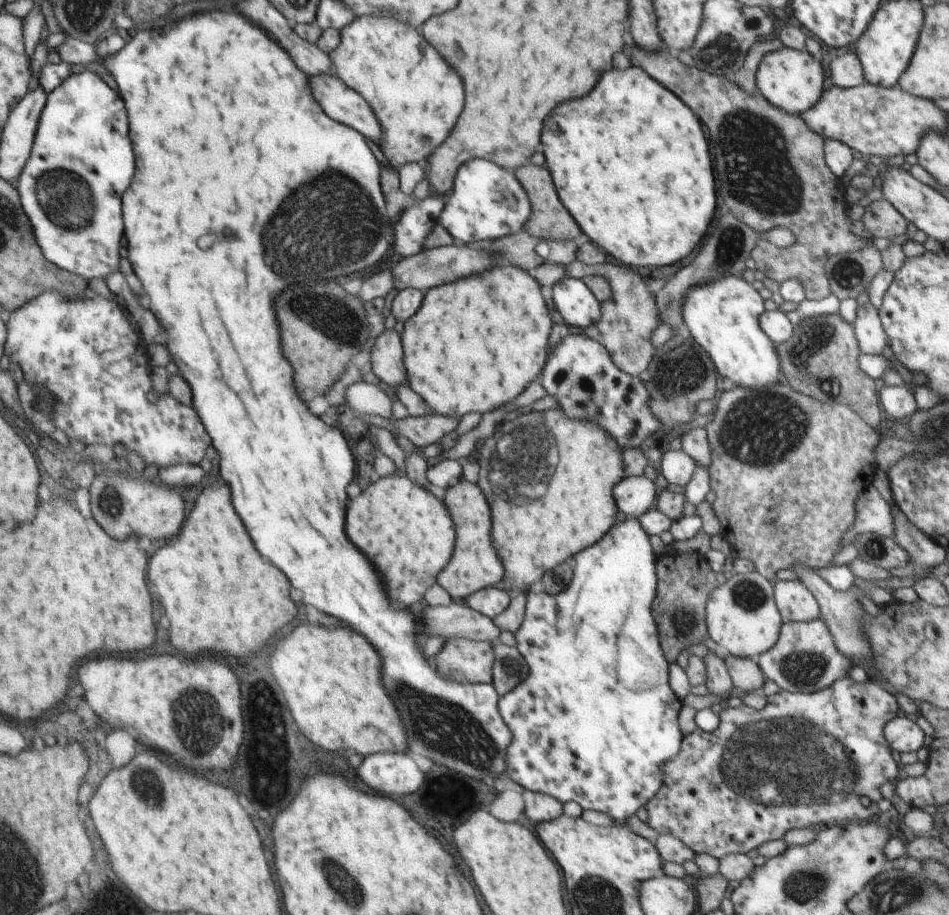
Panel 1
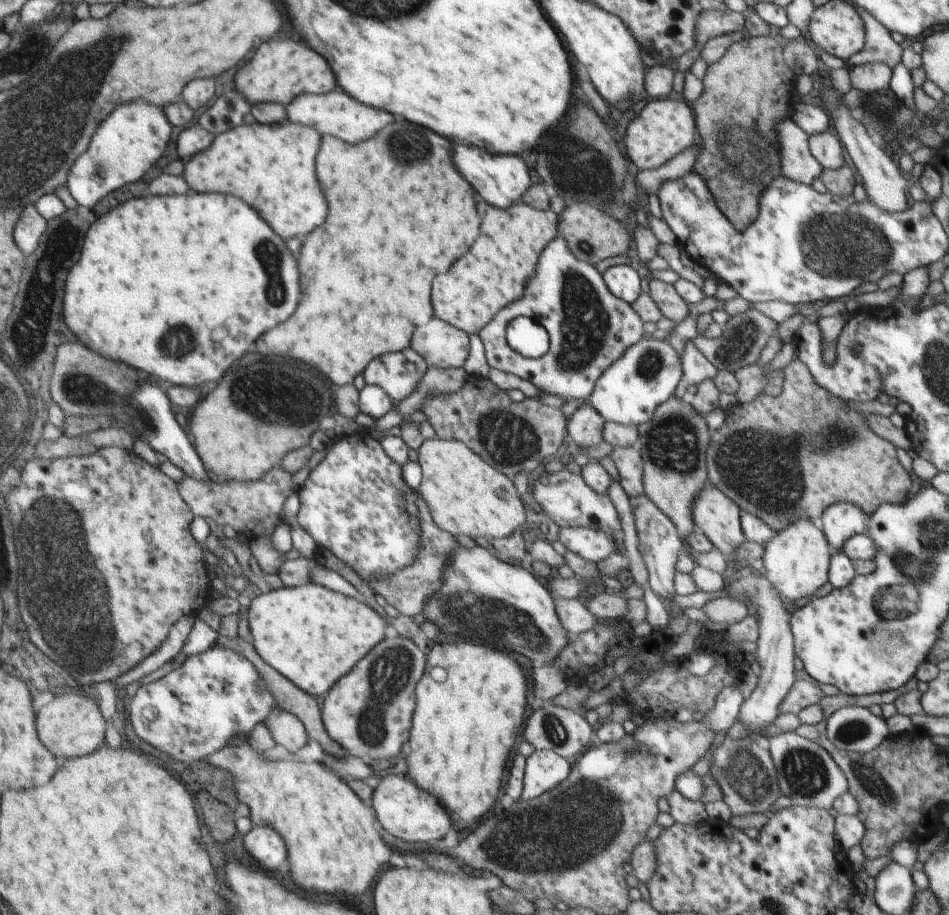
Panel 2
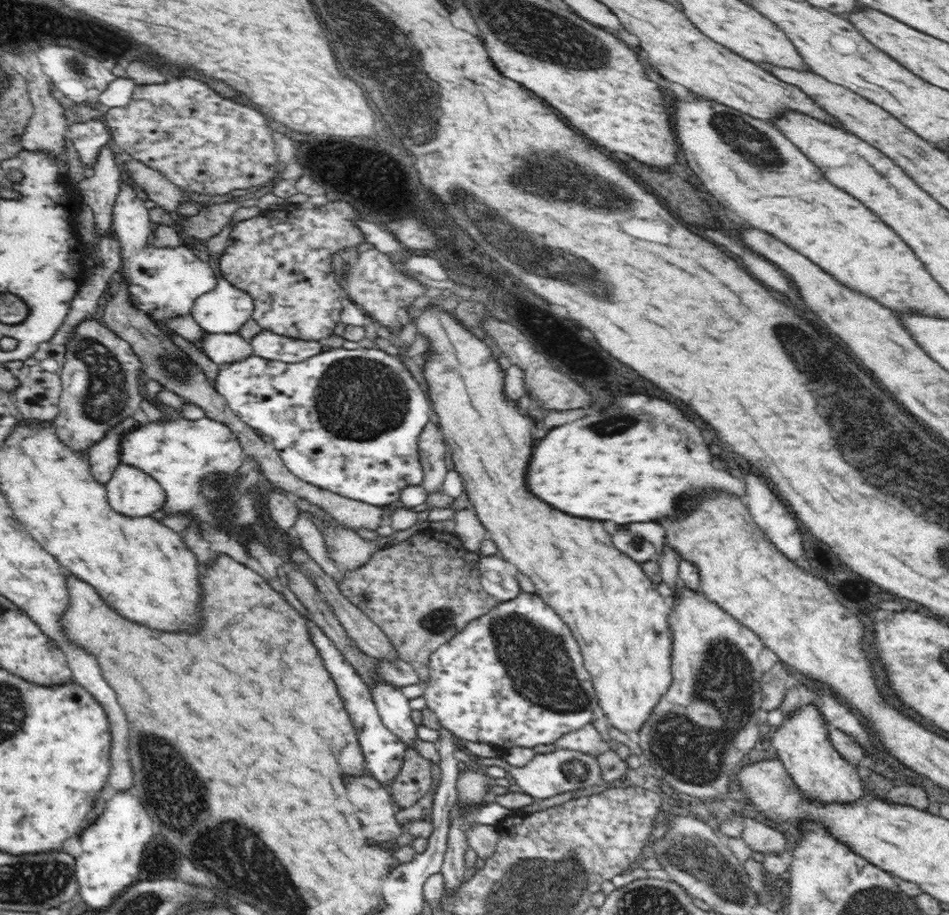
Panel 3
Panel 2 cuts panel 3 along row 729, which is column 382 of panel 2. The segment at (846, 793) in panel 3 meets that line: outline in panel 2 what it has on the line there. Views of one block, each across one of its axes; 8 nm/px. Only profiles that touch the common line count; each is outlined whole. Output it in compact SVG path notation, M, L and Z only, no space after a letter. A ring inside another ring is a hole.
M393 773L382 775L378 786L373 790L372 806L383 830L394 838L411 844L430 843L440 840L448 834L450 826L454 826L453 818L446 812L442 802L418 788L406 775Z

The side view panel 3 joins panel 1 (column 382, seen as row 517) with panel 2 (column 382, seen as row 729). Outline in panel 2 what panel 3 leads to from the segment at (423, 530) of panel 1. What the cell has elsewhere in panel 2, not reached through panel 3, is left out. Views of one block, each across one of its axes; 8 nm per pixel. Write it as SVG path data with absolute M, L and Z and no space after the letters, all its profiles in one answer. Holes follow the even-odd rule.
M310 583L297 587L281 587L279 589L274 589L269 591L268 593L261 593L260 595L253 598L250 602L248 608L248 621L249 621L249 631L252 634L254 641L252 642L252 646L254 646L254 650L260 655L260 658L266 664L269 664L272 668L275 668L282 676L290 679L290 682L293 682L298 688L304 690L308 694L311 694L314 697L324 696L330 688L332 688L333 684L336 684L338 680L341 680L344 674L348 674L354 666L356 666L356 662L358 660L362 660L378 642L382 642L385 639L384 632L386 632L386 628L390 626L389 619L384 620L376 610L372 610L370 606L366 606L364 602L360 602L360 600L354 600L354 598L350 598L345 594L340 594L339 592L330 590L328 588L324 588L324 586L320 586L318 584Z

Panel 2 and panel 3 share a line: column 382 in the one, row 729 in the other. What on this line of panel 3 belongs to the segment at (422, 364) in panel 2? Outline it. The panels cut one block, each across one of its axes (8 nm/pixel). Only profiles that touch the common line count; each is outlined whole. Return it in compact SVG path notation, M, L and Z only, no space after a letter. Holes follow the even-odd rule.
M306 615L306 619L308 620L307 625L311 641L318 649L326 670L336 683L339 695L354 725L363 755L365 756L366 770L372 774L374 779L380 781L384 787L388 788L395 774L398 774L398 771L402 768L404 753L407 749L406 745L398 740L398 736L394 735L384 725L381 716L377 712L370 688L360 679L360 675L354 671L354 667L346 662L346 657L342 655L338 647L334 645L334 642L324 635L324 631L308 615Z

